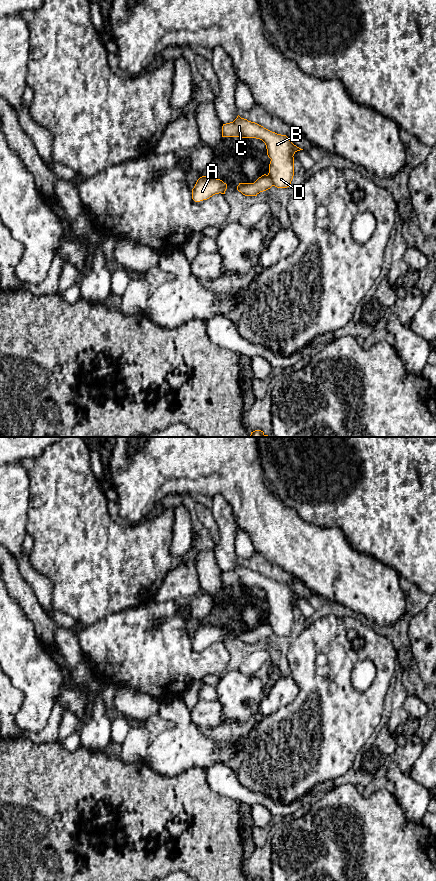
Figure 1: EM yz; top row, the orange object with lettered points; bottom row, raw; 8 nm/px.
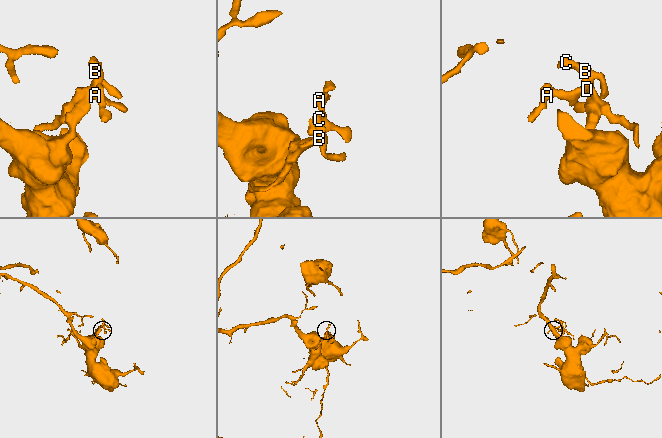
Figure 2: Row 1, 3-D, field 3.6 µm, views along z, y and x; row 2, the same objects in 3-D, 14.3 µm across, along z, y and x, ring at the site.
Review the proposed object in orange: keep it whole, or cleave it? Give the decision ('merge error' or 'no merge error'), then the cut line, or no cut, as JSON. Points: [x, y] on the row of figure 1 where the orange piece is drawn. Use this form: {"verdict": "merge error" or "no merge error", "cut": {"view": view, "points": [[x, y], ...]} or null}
{"verdict": "merge error", "cut": {"view": "yz", "points": [[268, 174], [273, 185]]}}

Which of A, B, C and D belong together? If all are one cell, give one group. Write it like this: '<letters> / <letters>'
A / B C D

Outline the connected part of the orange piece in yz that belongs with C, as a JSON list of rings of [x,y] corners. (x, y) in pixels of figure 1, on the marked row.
[[[241,118],[223,124],[222,137],[256,138],[262,140],[271,159],[268,175],[277,188],[290,186],[294,176],[294,154],[303,150],[294,145],[286,135],[277,134],[263,126]]]

